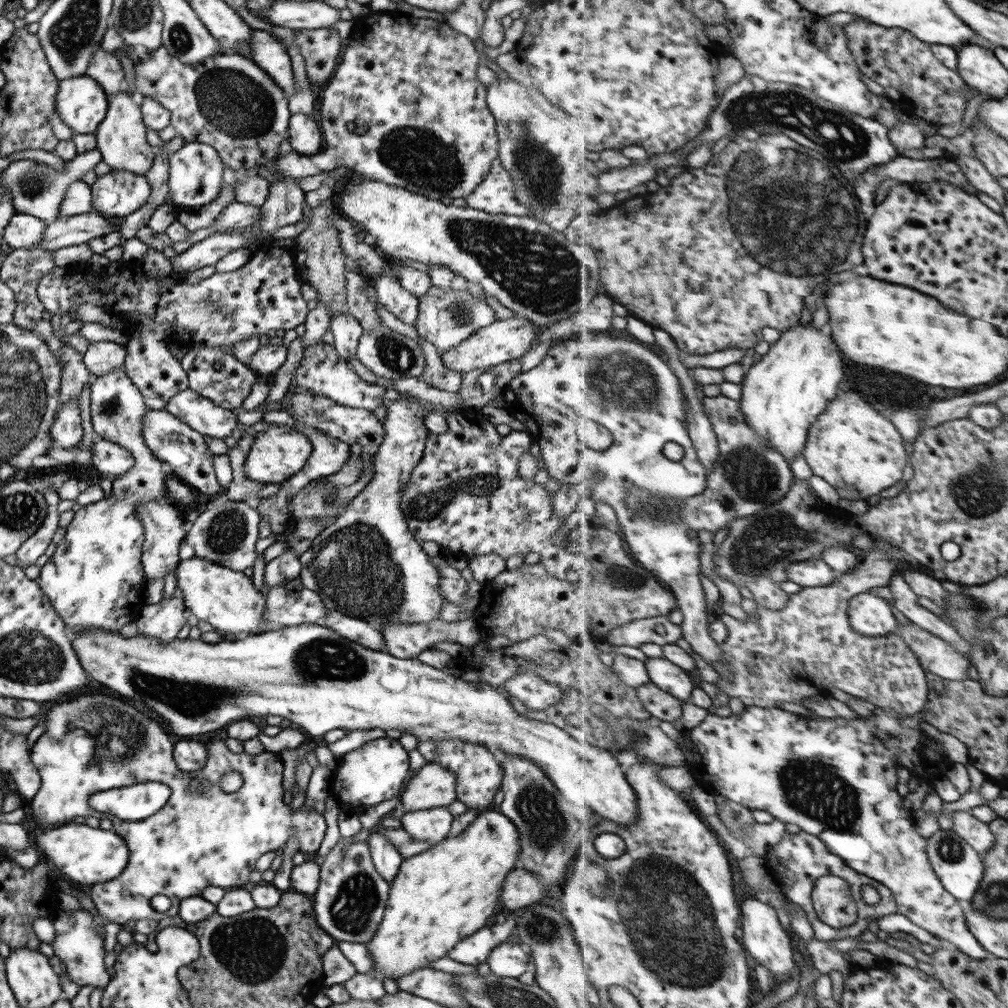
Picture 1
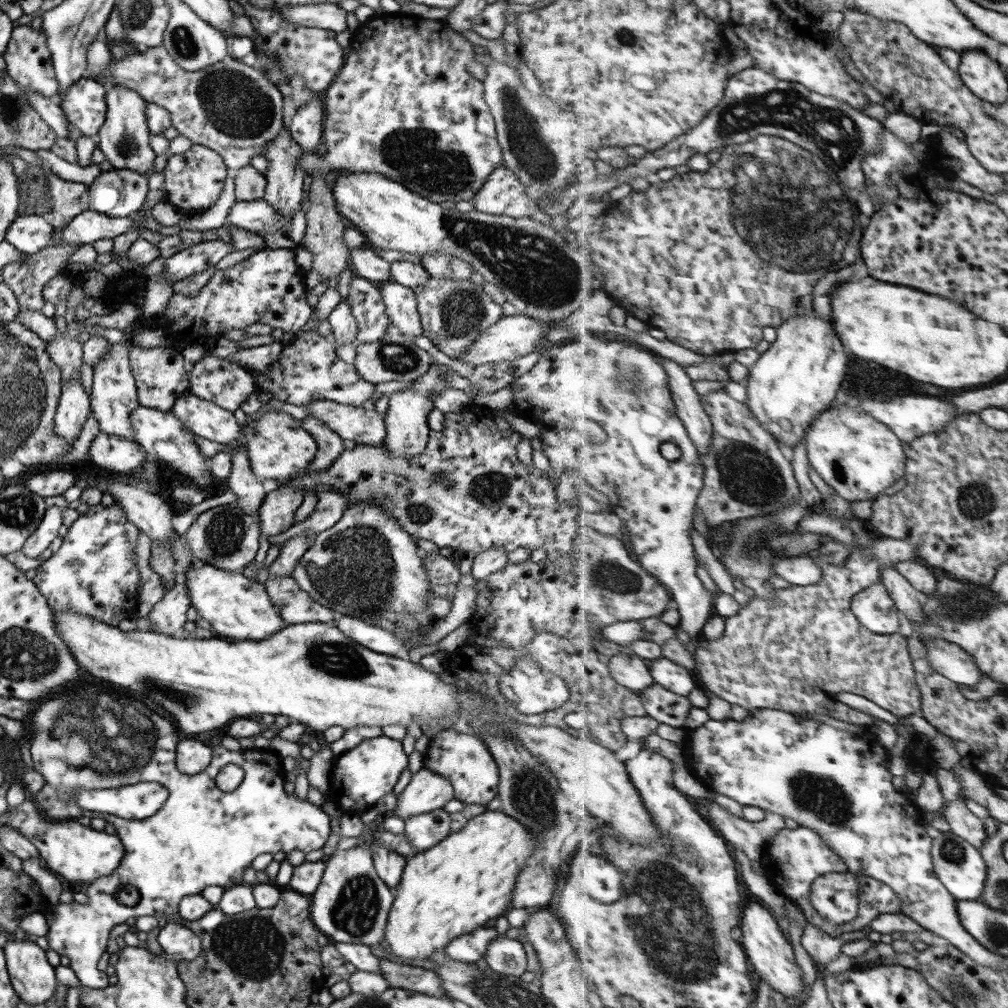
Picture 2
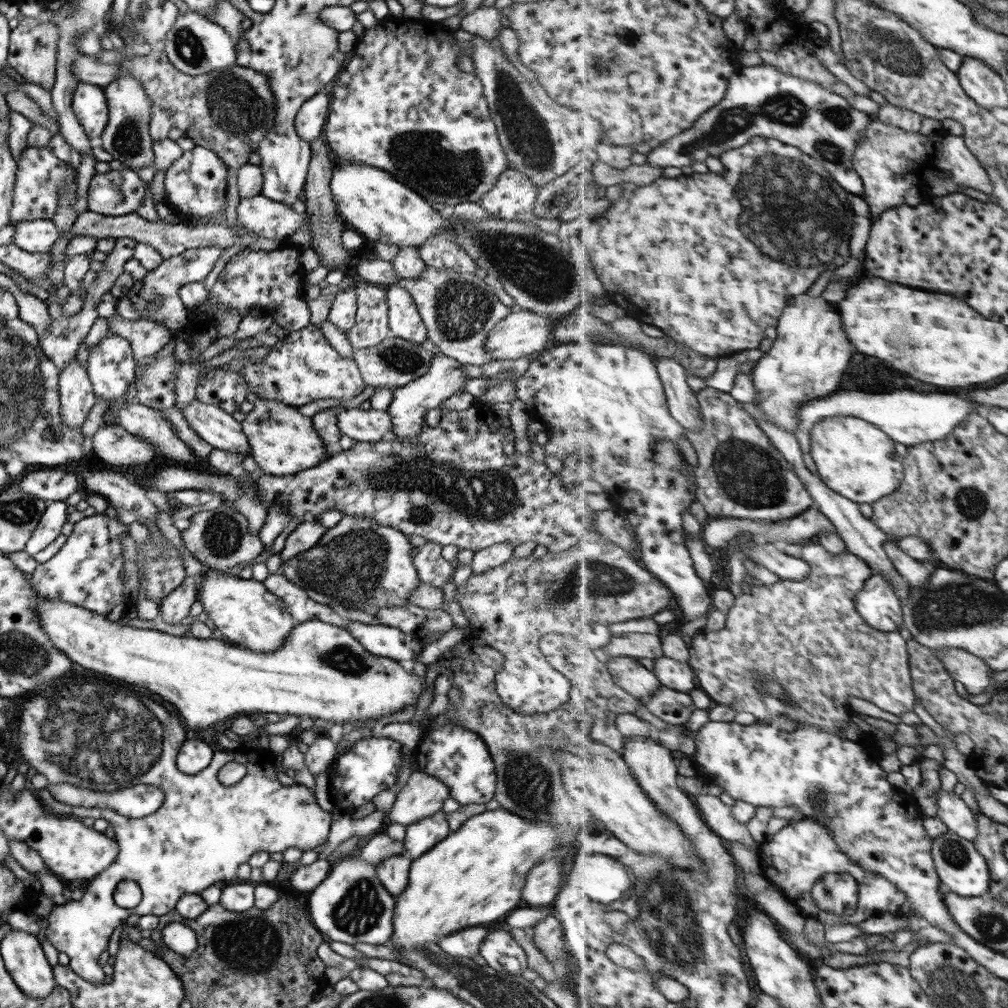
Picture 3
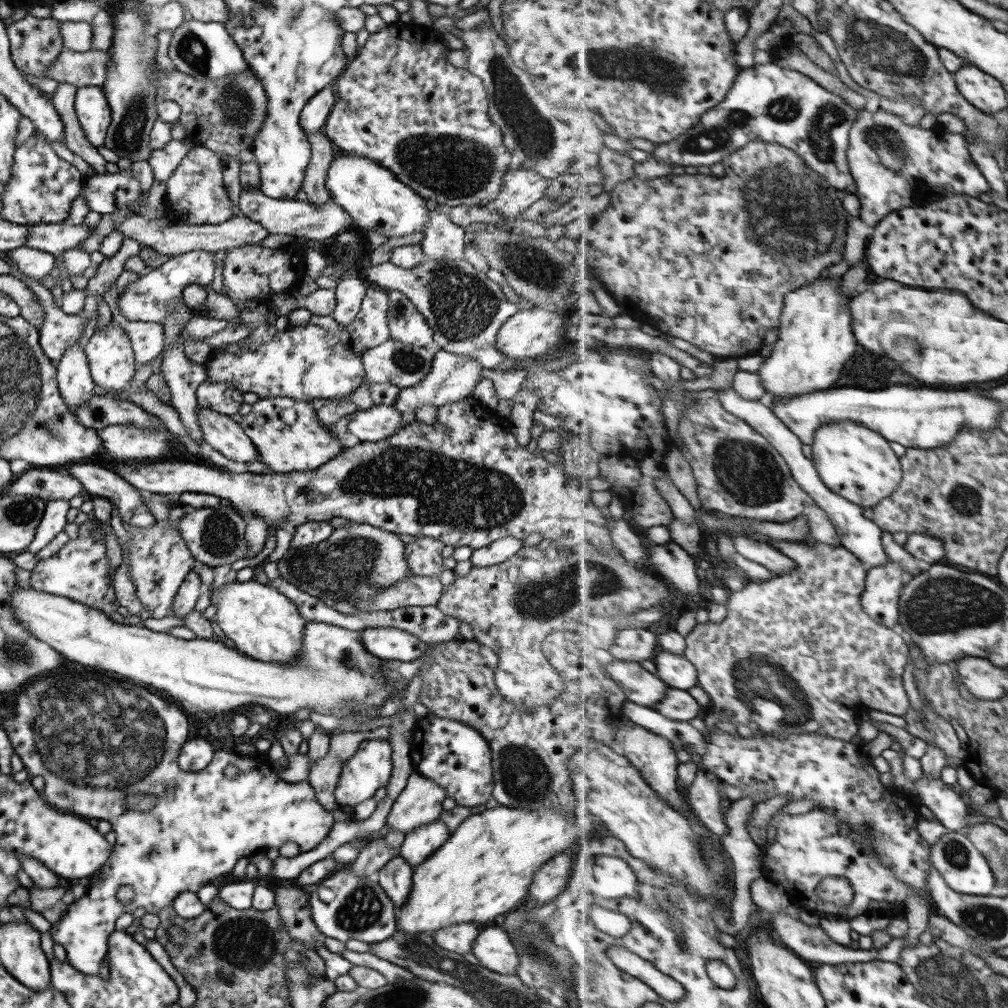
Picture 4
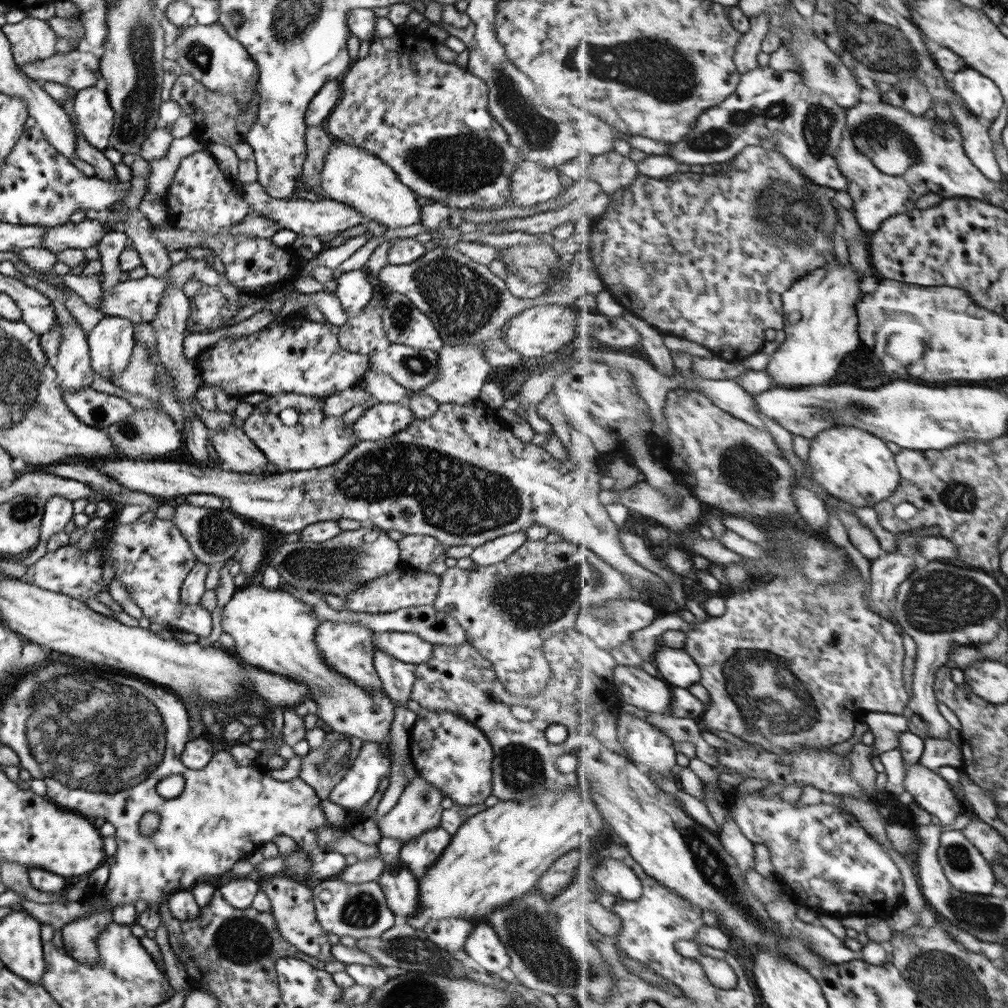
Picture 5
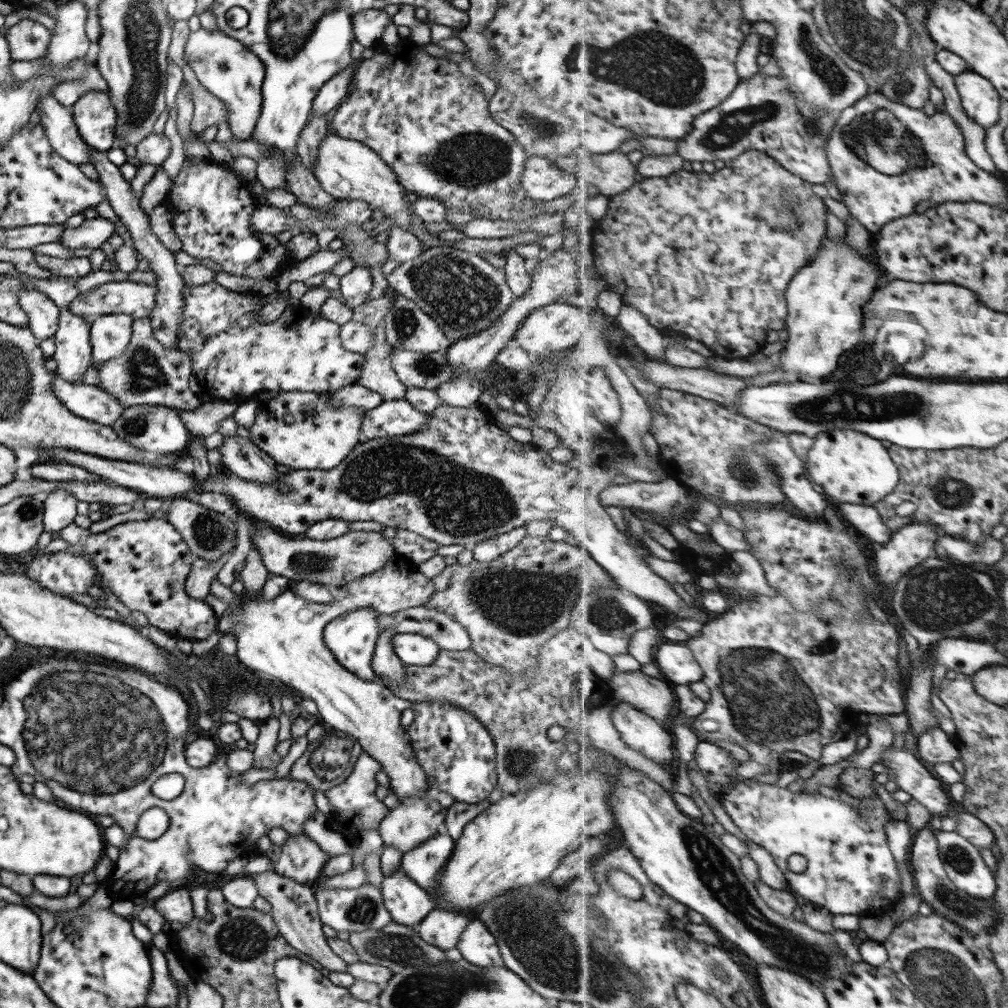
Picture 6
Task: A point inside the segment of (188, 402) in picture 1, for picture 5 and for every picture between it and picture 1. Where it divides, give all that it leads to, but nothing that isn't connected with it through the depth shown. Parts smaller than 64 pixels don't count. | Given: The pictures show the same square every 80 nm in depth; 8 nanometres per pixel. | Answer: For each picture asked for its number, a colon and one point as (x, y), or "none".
2: (203, 418)
3: (215, 426)
4: (219, 432)
5: (232, 445)

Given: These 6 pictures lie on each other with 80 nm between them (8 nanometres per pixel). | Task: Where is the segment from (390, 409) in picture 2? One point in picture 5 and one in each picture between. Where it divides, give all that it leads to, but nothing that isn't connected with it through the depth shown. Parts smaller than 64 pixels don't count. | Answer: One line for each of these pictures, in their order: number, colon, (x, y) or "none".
3: (443, 378)
4: (451, 377)
5: (460, 370)

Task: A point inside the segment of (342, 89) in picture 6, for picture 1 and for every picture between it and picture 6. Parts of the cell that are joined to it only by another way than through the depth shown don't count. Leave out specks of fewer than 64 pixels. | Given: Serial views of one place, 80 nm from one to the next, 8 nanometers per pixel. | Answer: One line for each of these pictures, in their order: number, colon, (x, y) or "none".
1: (304, 136)
2: (305, 126)
3: (308, 122)
4: (312, 116)
5: (319, 107)

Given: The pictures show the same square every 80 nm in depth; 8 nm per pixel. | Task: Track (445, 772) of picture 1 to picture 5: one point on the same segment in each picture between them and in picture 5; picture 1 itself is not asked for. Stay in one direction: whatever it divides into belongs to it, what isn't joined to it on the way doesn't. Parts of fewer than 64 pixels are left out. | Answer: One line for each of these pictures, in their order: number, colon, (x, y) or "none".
2: (426, 791)
3: (422, 795)
4: (419, 803)
5: (418, 809)

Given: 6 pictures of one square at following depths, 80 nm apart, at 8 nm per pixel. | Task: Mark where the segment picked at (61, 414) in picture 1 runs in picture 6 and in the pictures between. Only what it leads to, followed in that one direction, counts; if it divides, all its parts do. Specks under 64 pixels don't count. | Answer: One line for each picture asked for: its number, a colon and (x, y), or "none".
2: (73, 407)
3: (75, 396)
4: (73, 380)
5: (71, 363)
6: (72, 349)

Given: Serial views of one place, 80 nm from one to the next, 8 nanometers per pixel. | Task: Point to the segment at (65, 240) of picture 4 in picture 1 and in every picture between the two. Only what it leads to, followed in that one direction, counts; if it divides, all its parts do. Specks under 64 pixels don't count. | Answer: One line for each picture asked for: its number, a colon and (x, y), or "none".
1: (23, 232)
2: (28, 234)
3: (38, 236)

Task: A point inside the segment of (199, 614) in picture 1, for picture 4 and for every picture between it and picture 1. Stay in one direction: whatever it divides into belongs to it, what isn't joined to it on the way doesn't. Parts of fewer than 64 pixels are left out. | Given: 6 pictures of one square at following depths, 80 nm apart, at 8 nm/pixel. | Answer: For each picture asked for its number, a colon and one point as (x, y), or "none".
2: (237, 608)
3: (243, 610)
4: (264, 625)

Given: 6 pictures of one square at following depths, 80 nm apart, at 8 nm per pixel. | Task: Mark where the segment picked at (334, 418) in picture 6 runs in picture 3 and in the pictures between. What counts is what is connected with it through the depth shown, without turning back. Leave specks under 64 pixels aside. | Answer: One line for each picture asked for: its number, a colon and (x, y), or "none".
3: (281, 441)
4: (304, 445)
5: (316, 440)

